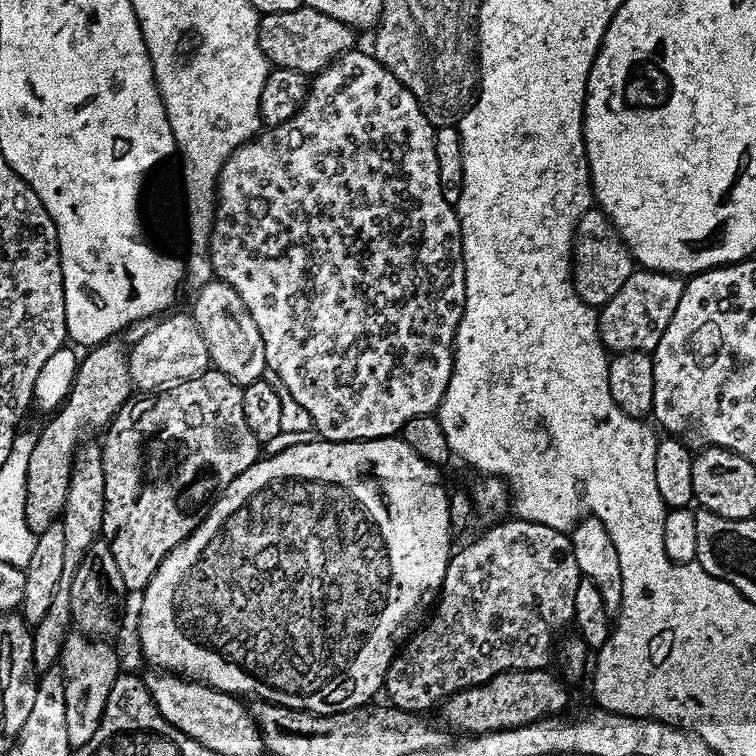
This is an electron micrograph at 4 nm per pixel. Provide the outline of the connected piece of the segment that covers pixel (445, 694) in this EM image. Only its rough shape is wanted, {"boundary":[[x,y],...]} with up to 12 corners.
{"boundary":[[501,519],[448,559],[384,675],[417,714],[547,669],[582,579],[568,532]]}

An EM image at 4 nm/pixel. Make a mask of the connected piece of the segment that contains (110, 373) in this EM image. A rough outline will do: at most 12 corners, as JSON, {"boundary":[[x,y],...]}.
{"boundary":[[125,345],[87,349],[36,432],[26,526],[64,513],[80,428],[103,429],[134,392]]}

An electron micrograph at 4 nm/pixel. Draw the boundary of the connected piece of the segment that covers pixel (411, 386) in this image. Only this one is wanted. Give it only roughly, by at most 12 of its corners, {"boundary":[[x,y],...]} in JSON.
{"boundary":[[359,50],[224,163],[208,243],[325,440],[435,413],[436,129]]}

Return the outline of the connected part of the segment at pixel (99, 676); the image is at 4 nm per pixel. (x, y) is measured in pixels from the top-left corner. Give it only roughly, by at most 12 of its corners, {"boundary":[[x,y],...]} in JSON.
{"boundary":[[69,634],[66,738],[94,738],[122,672],[108,642]]}

